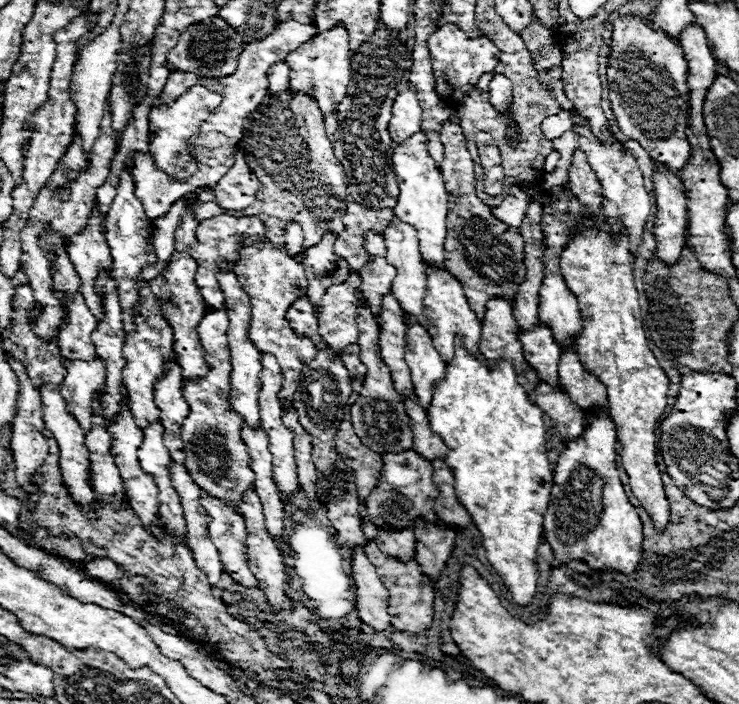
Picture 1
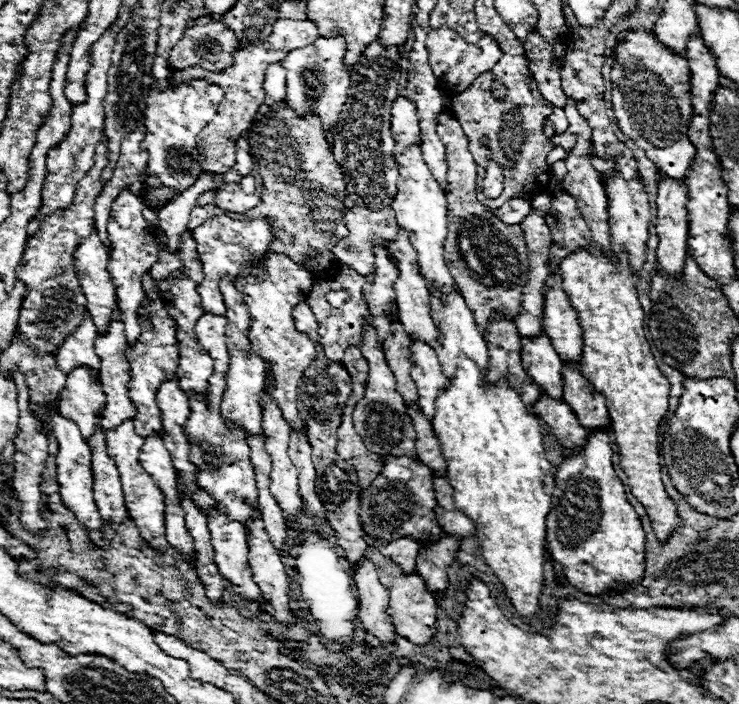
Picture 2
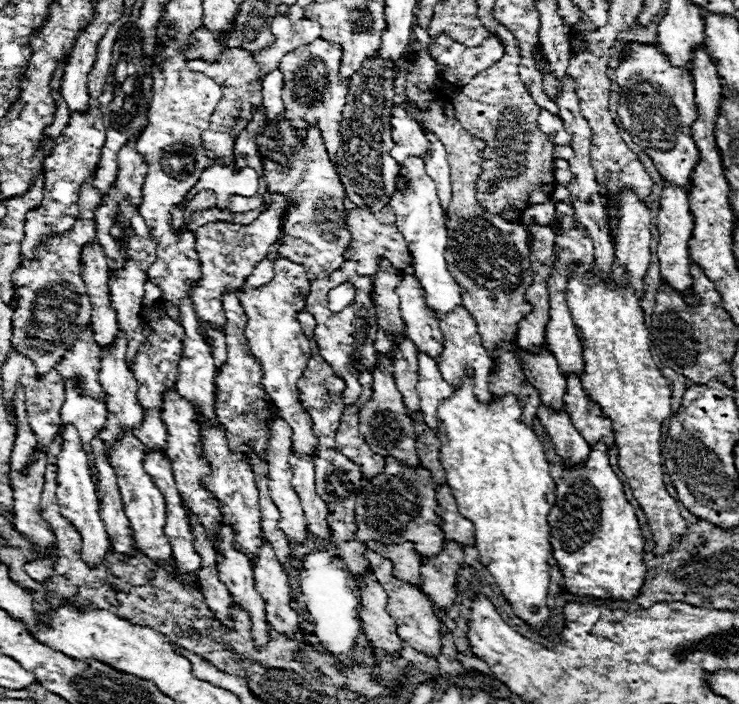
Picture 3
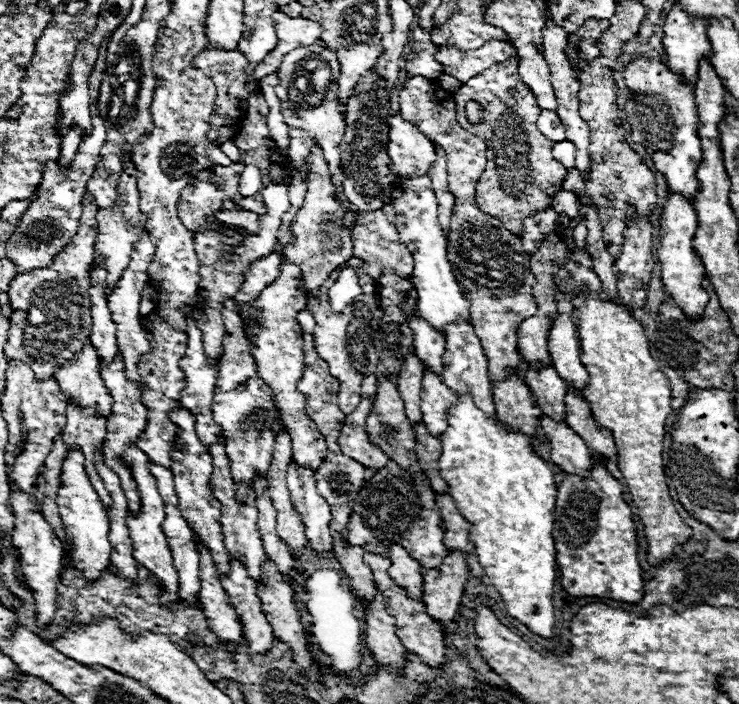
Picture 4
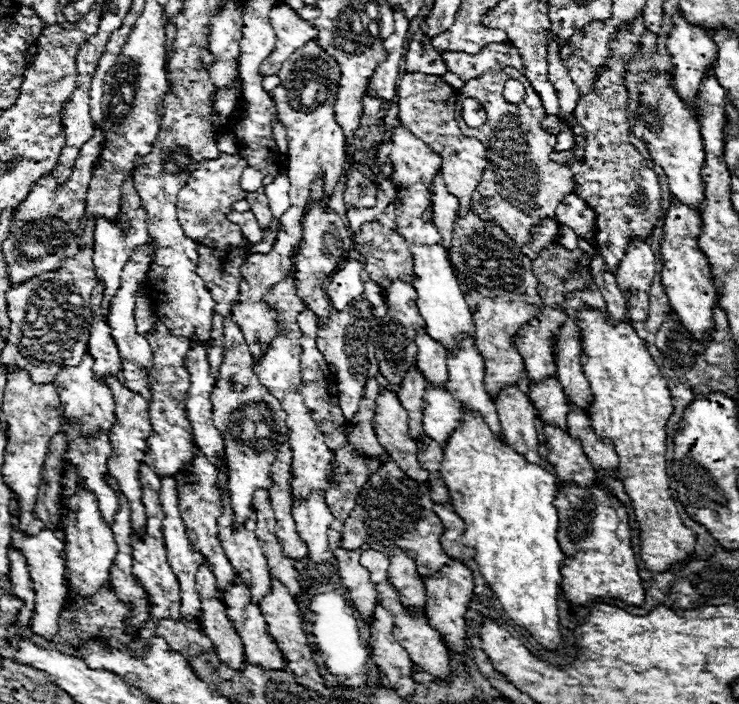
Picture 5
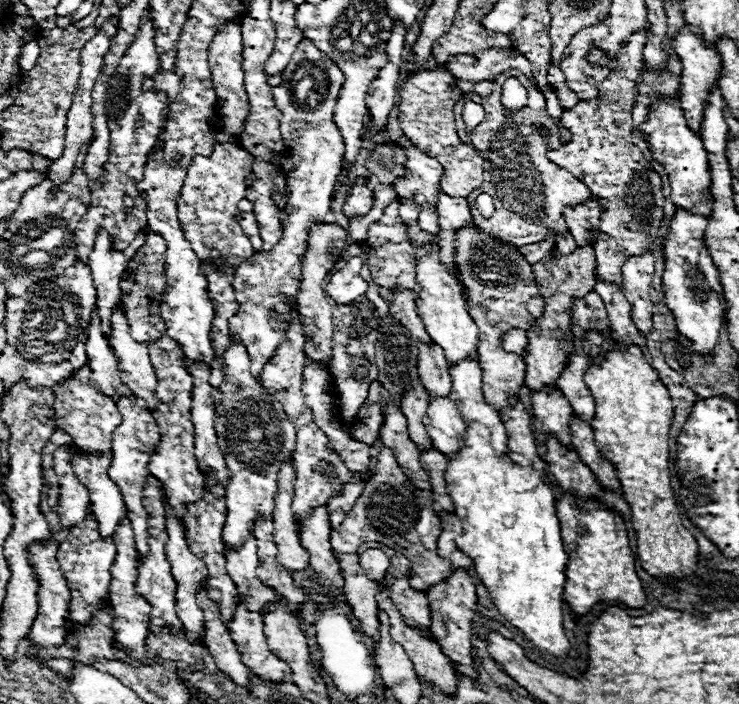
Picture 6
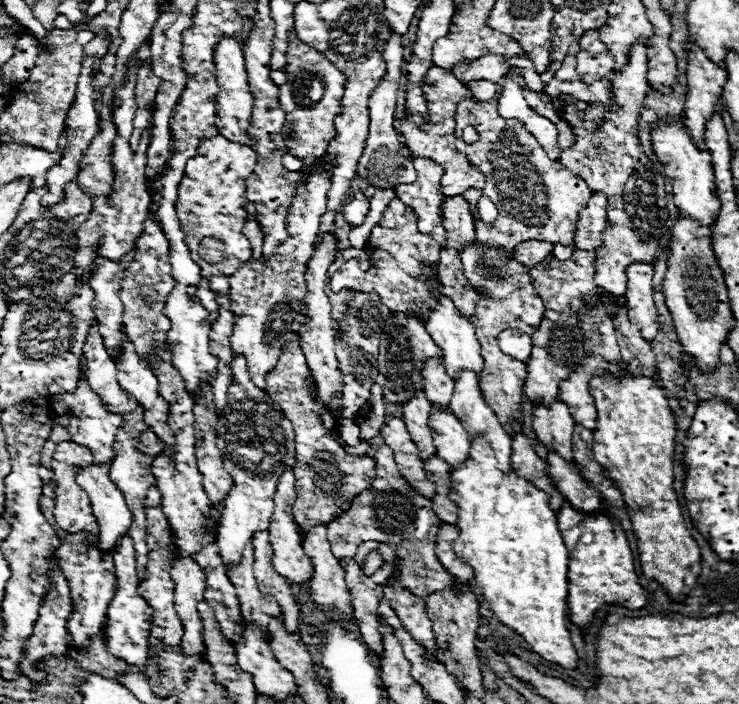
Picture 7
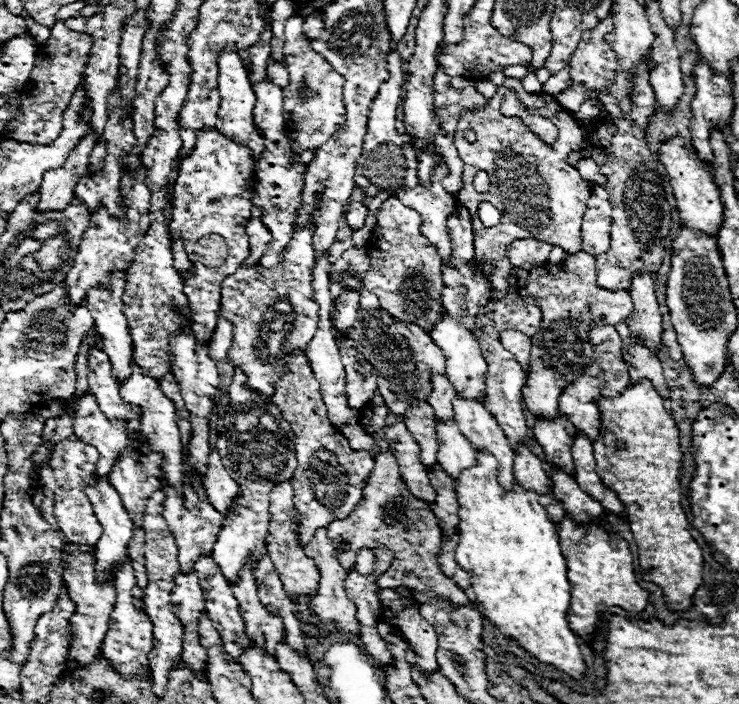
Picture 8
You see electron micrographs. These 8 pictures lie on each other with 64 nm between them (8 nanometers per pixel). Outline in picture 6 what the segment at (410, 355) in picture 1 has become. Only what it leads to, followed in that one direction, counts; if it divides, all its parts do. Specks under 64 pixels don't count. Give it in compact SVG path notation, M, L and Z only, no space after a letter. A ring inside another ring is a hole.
M430 396L424 426L428 428L428 436L432 436L434 448L440 450L444 456L452 456L460 450L466 422L448 396Z

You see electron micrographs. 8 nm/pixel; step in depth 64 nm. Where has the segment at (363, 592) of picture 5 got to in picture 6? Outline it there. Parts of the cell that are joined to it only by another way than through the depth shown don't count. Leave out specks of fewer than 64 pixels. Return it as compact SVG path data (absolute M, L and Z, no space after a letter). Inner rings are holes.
M336 554L340 562L340 572L344 576L344 596L352 606L354 616L360 620L362 630L378 642L378 604L376 594L380 592L378 584L372 582L362 566L358 564L358 554Z

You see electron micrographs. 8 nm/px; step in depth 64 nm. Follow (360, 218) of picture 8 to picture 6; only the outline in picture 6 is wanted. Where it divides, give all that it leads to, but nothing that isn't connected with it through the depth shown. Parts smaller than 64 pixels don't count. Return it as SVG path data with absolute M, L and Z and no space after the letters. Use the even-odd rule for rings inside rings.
M360 178L348 190L348 198L344 202L346 218L350 218L350 216L364 216L372 208L372 202L374 202L374 196L372 196L372 190L368 188L368 180Z

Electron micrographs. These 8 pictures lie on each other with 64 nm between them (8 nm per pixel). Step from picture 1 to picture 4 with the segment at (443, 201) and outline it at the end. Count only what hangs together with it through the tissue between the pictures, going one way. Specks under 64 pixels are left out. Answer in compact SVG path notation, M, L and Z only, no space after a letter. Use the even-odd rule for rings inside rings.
M422 176L400 178L392 190L392 202L396 210L396 228L400 232L400 240L408 246L414 256L414 272L412 280L418 288L418 306L420 314L428 318L428 322L438 330L444 332L444 324L454 322L456 318L468 318L468 302L462 294L460 284L452 272L452 266L446 260L446 236L438 222L438 202L432 190L432 180Z

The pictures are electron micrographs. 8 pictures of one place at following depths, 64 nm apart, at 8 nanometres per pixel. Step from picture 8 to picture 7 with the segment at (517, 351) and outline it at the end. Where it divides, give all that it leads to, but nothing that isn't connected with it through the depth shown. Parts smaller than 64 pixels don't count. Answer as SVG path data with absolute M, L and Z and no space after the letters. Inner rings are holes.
M514 328L500 332L498 344L500 344L500 348L504 352L508 352L510 356L514 356L516 360L522 360L522 362L528 360L530 348L532 348L530 336L524 334L524 332L520 332L520 330L514 330Z

